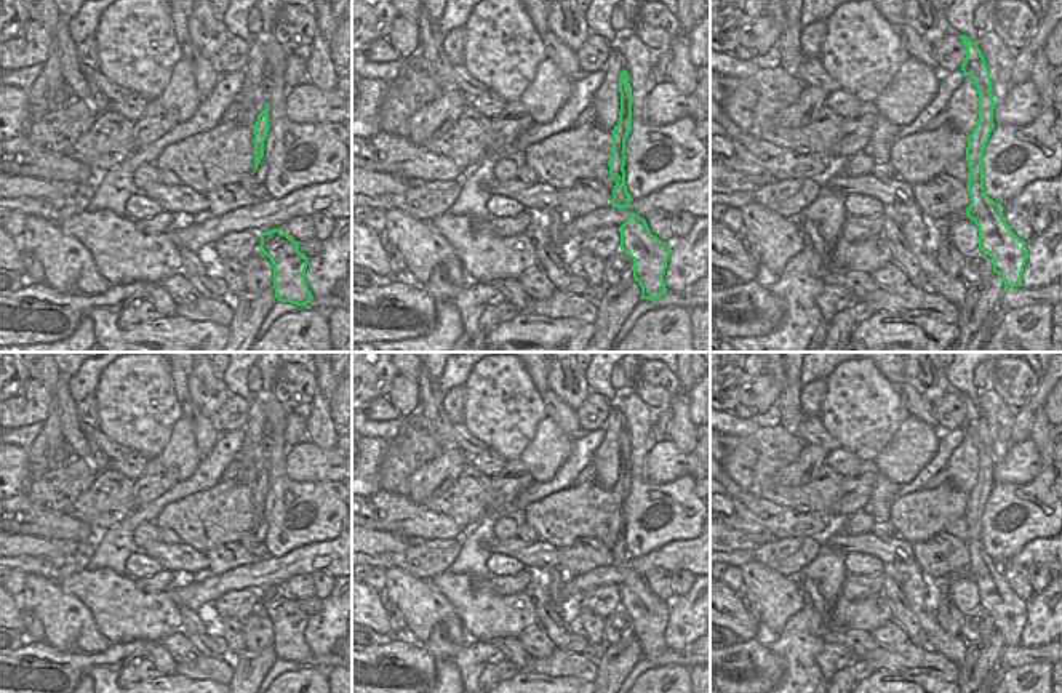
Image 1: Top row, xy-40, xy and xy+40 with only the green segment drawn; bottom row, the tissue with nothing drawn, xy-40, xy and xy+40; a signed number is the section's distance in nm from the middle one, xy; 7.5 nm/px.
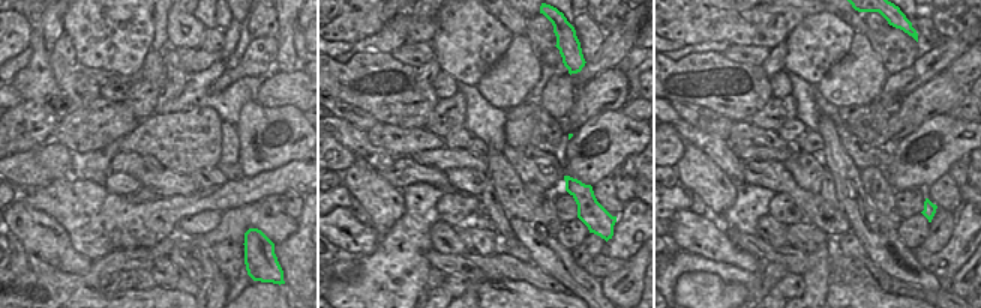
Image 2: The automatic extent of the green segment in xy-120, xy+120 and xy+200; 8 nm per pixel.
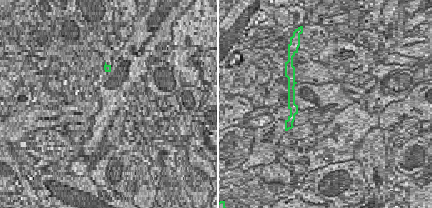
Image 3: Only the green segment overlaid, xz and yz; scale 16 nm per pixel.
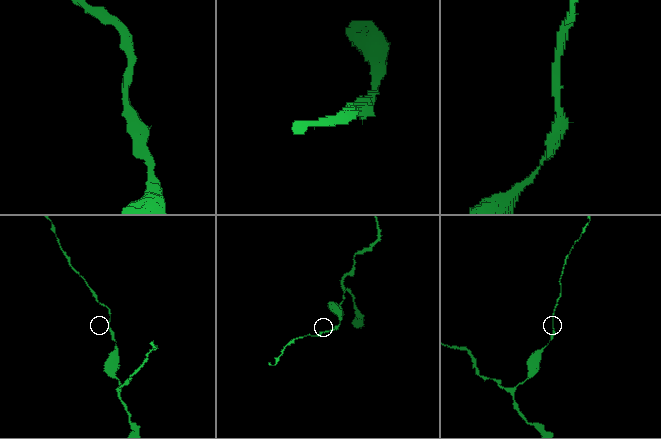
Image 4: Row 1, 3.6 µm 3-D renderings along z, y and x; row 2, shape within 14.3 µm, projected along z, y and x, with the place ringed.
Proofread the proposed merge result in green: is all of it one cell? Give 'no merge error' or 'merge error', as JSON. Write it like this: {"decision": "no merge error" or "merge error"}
{"decision": "no merge error"}

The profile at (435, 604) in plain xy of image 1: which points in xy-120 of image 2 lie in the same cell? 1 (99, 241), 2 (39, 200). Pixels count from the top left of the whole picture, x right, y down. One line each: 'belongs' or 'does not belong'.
1: does not belong
2: does not belong

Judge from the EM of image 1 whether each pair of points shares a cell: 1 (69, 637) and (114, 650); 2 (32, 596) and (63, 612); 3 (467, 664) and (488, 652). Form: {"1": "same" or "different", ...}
{"1": "different", "2": "same", "3": "same"}

